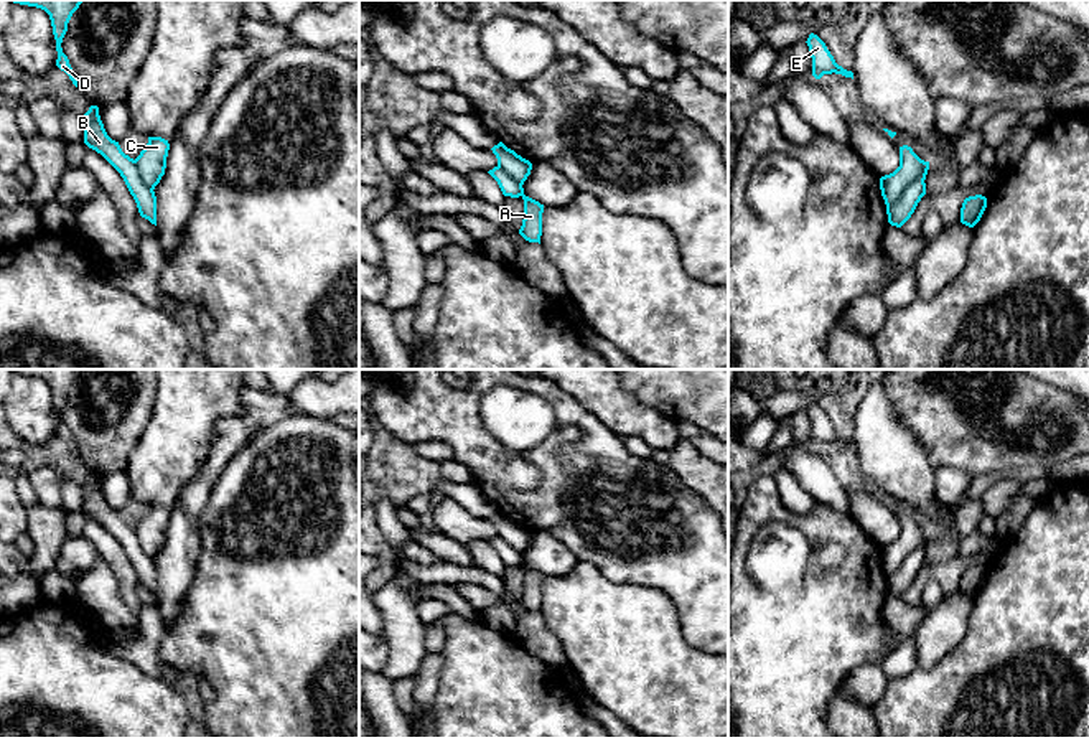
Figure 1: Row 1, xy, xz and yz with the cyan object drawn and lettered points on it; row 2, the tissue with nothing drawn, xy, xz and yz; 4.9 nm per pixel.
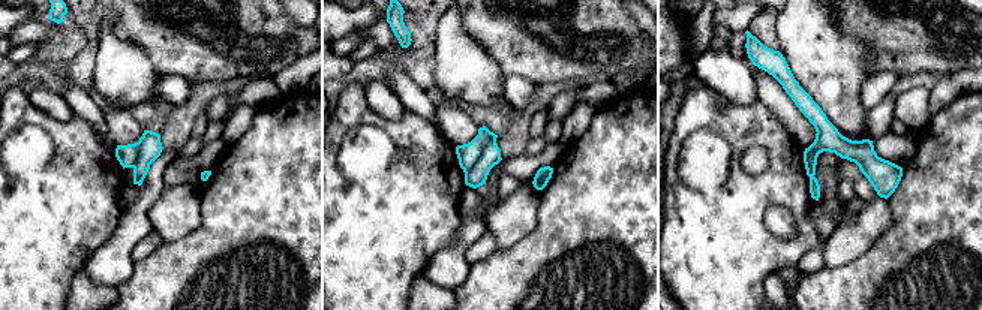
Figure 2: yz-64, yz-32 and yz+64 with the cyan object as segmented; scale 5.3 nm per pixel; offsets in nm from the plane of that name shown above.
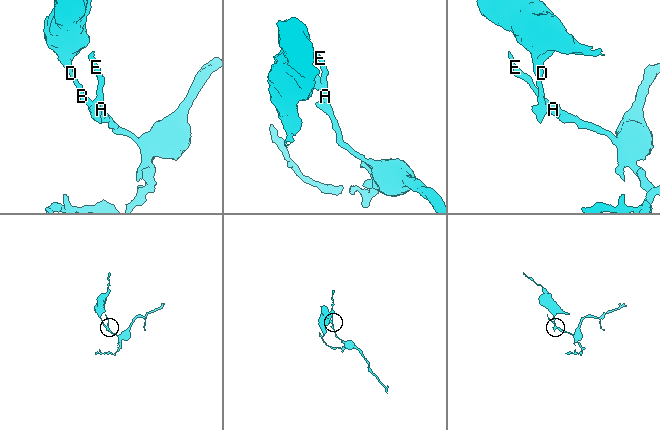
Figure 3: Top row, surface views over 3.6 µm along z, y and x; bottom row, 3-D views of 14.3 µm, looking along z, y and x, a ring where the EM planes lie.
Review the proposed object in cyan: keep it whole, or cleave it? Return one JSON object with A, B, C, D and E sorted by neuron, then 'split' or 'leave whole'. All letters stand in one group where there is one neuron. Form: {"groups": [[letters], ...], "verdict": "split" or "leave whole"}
{"groups": [["A", "C", "E"], ["B", "D"]], "verdict": "split"}

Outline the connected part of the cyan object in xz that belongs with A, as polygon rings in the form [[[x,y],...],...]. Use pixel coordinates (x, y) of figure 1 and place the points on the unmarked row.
[[[522,564],[522,569],[524,569],[524,589],[519,603],[529,612],[540,613],[544,574],[526,564]]]

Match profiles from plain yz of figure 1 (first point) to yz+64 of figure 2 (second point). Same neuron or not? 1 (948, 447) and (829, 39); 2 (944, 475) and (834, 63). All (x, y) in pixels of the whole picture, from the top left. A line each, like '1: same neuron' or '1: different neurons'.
1: different neurons
2: different neurons

